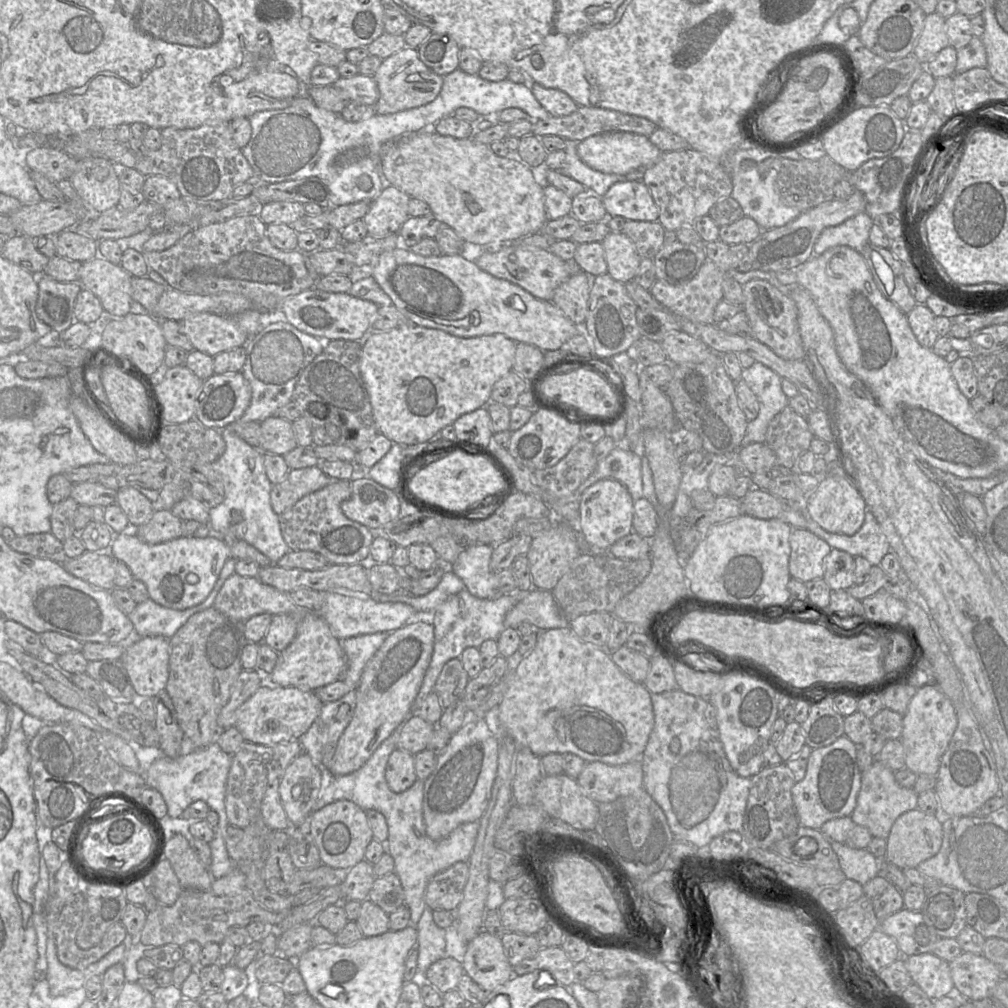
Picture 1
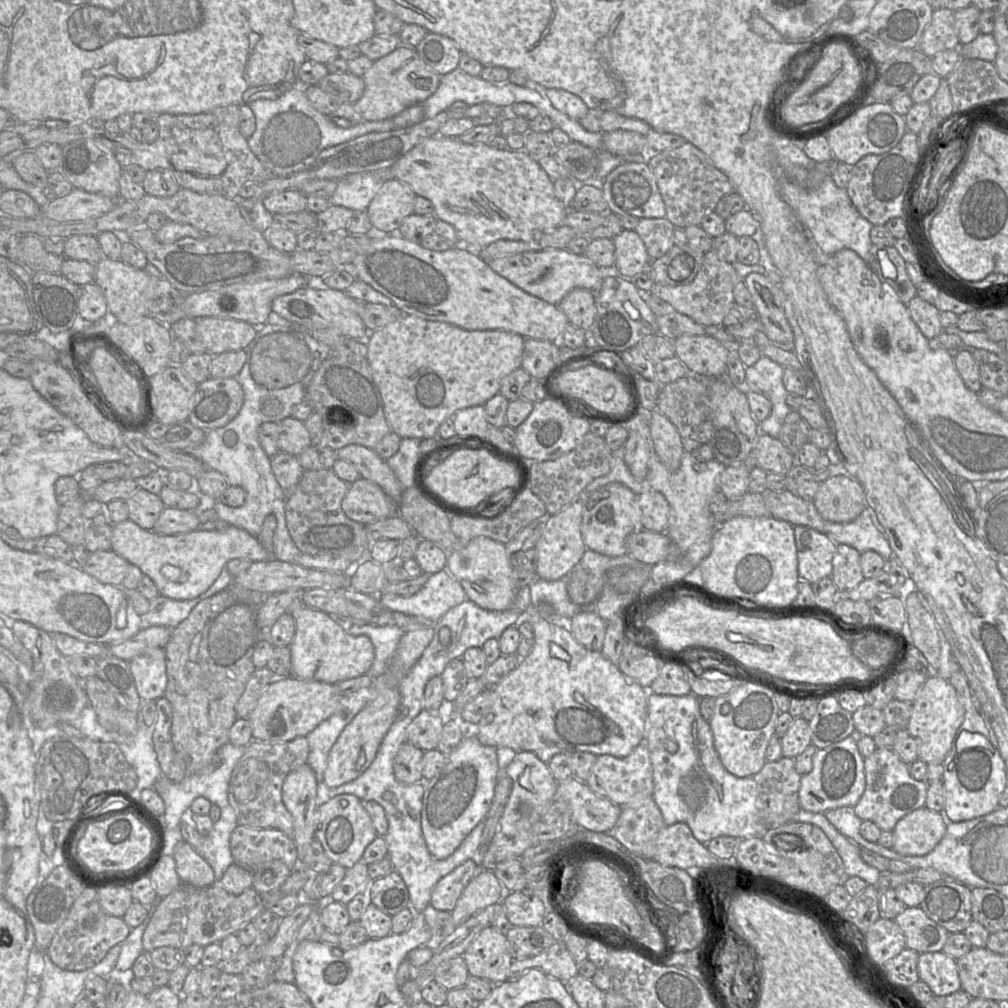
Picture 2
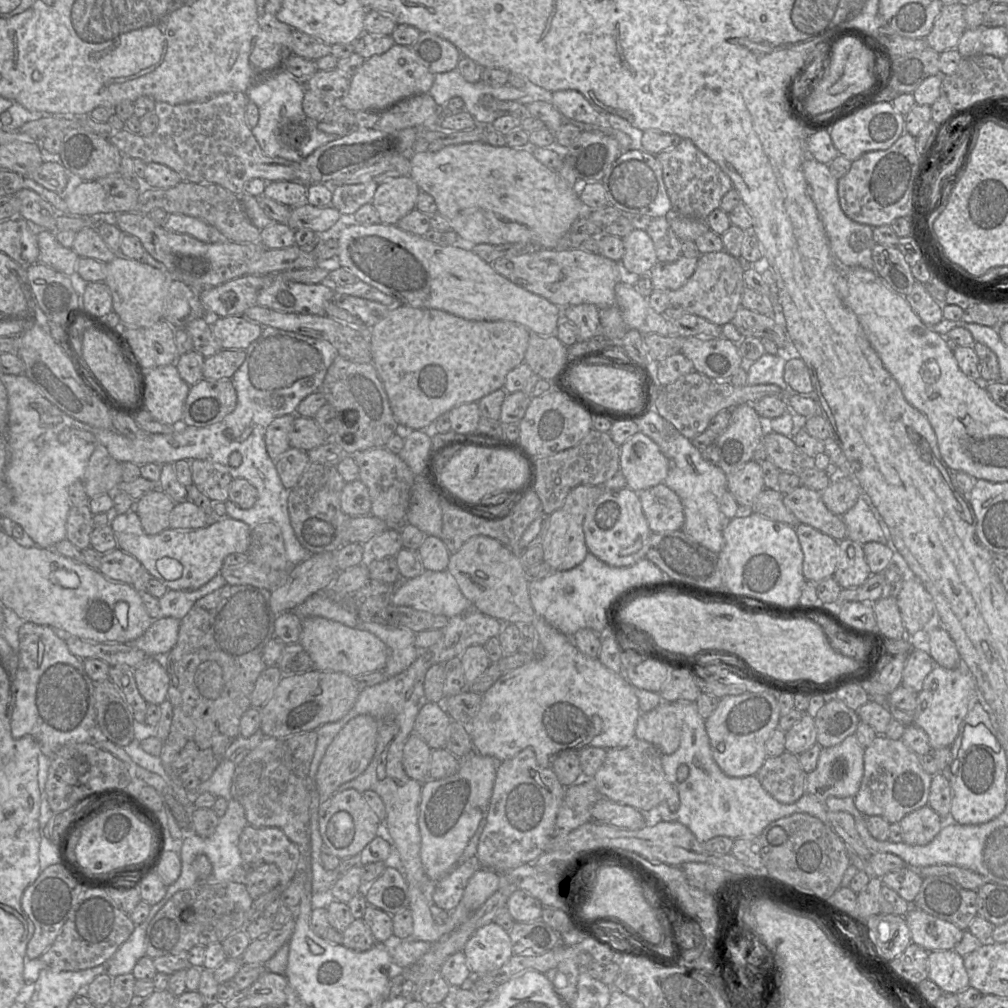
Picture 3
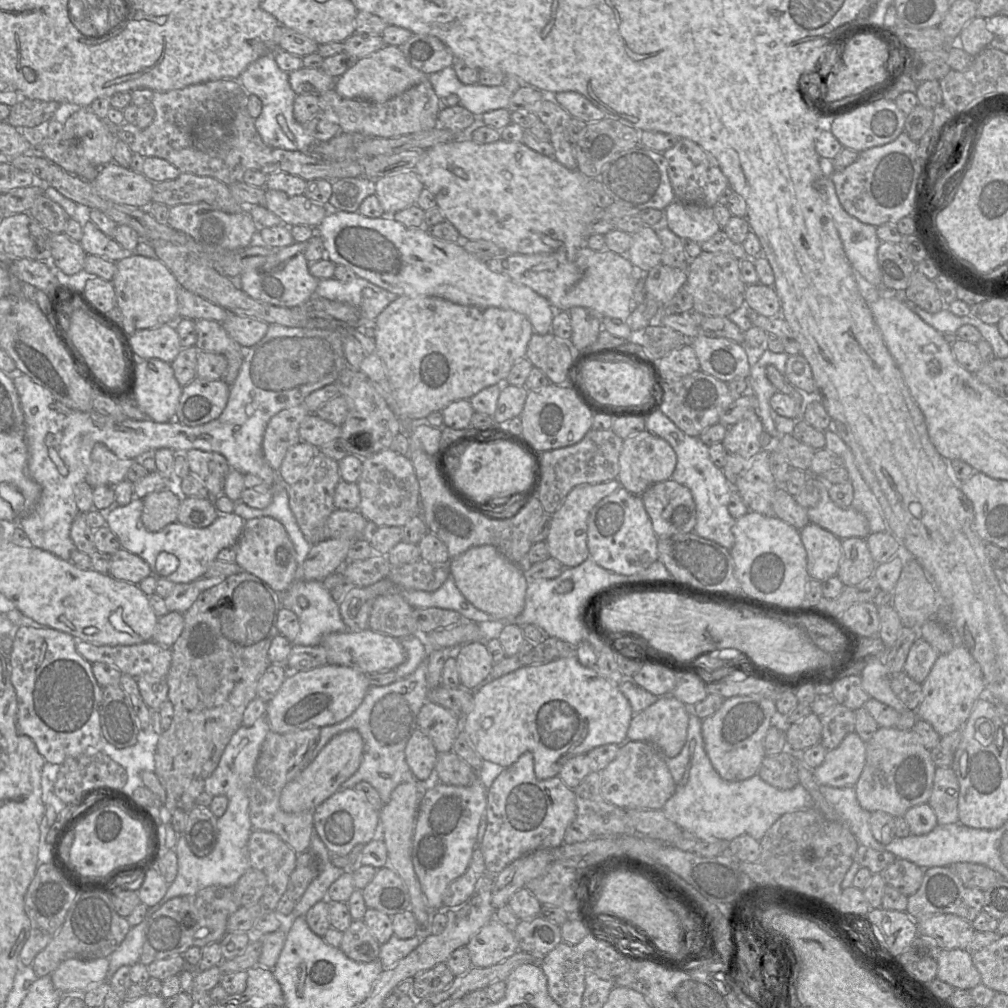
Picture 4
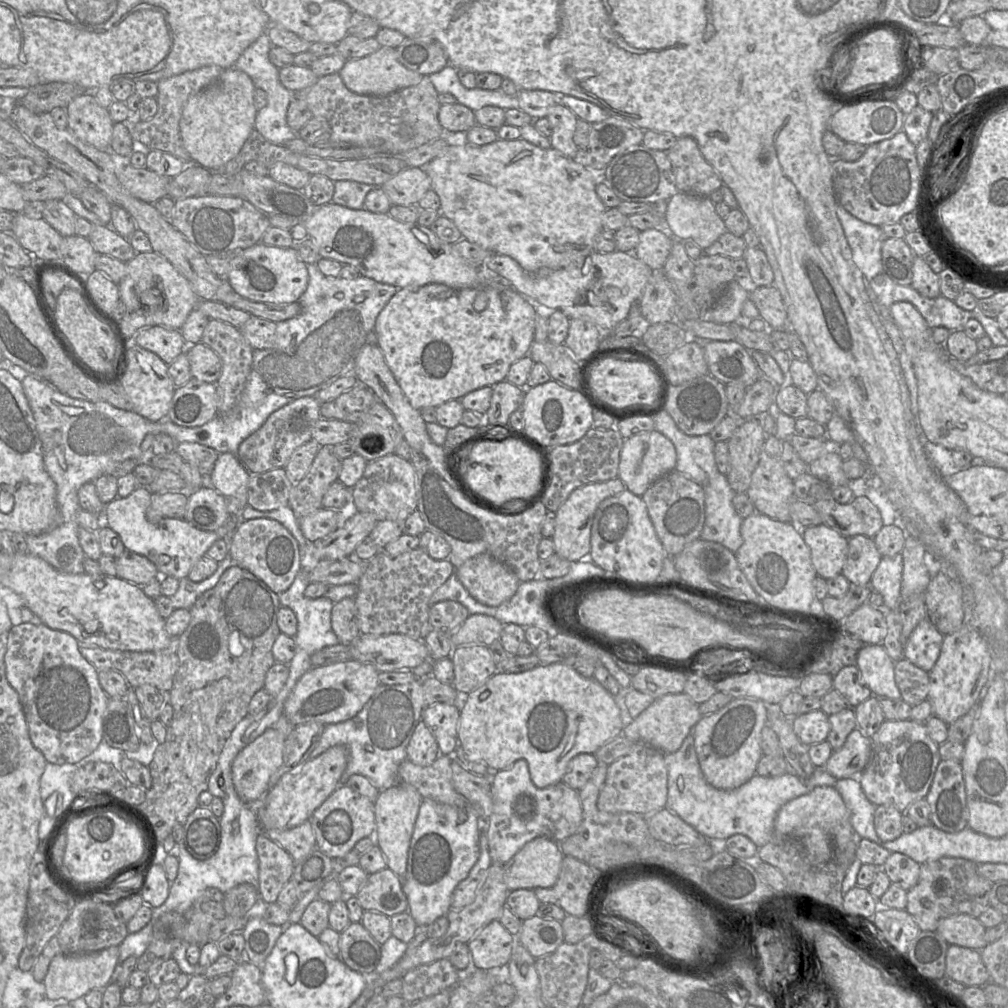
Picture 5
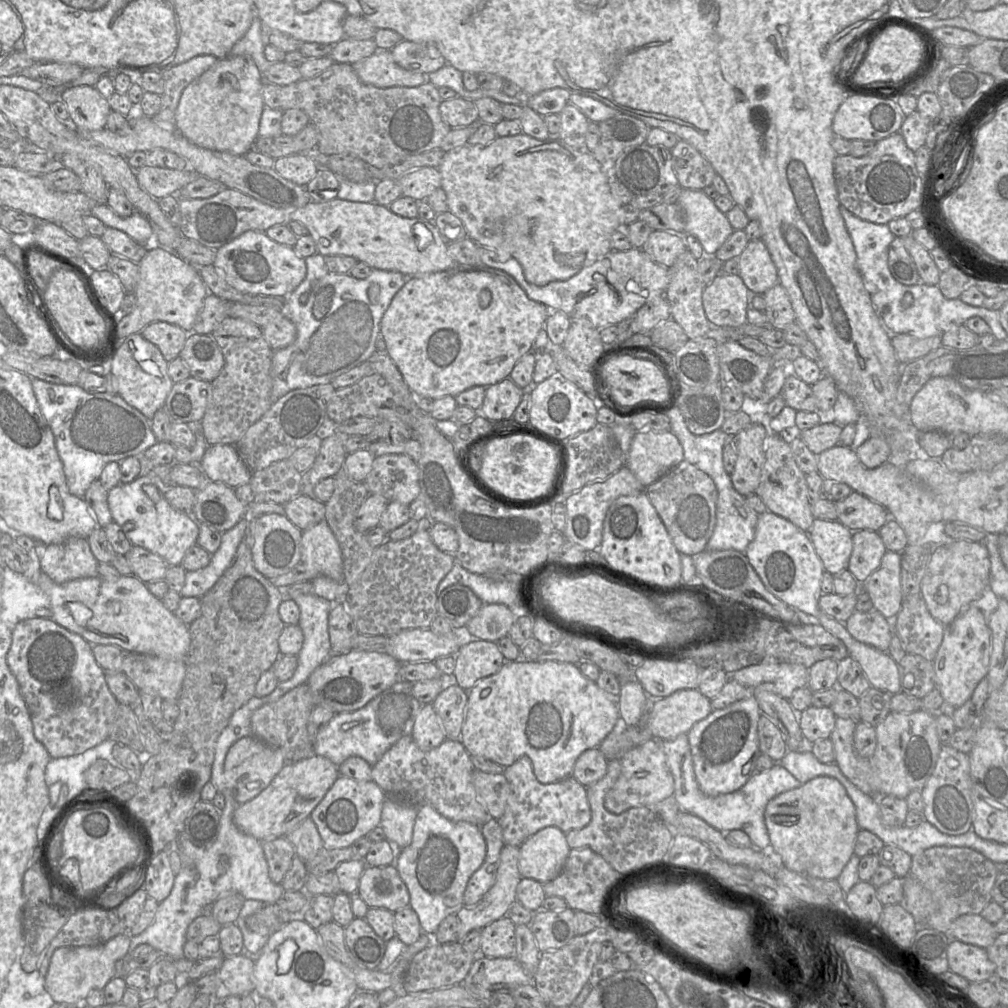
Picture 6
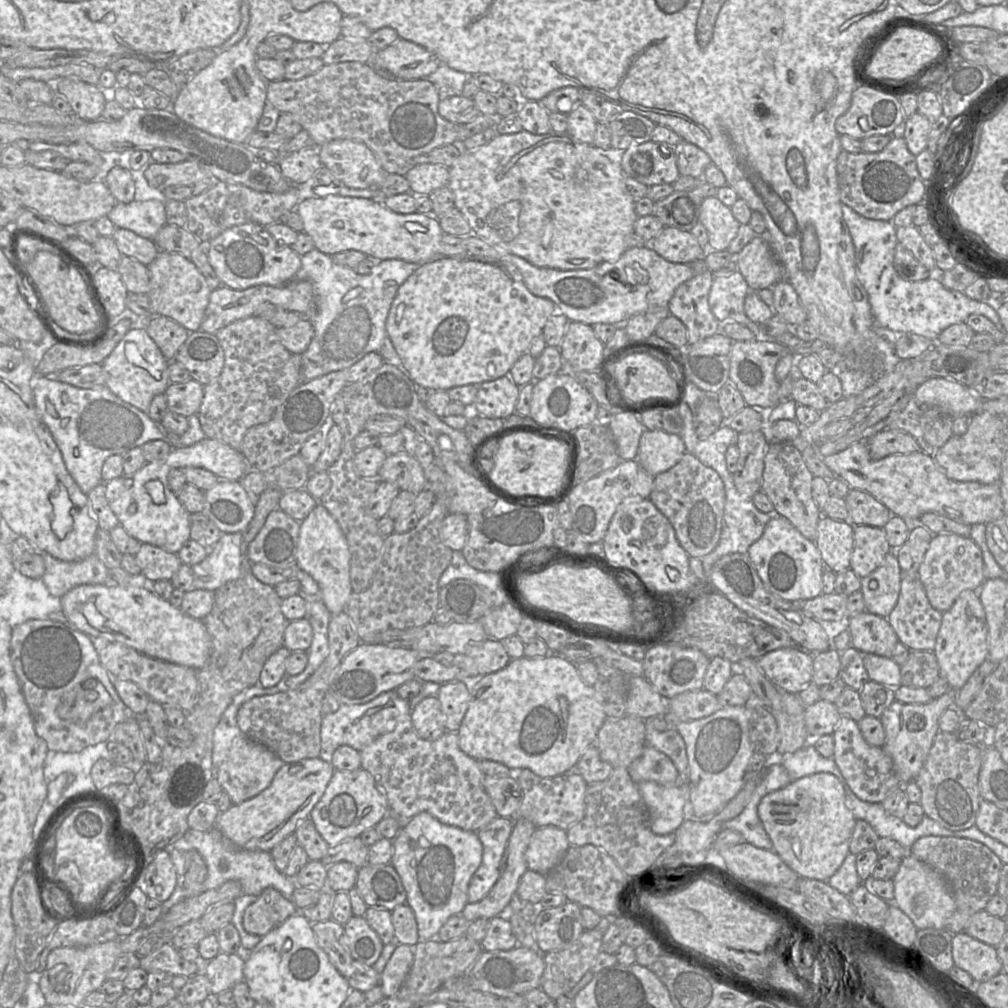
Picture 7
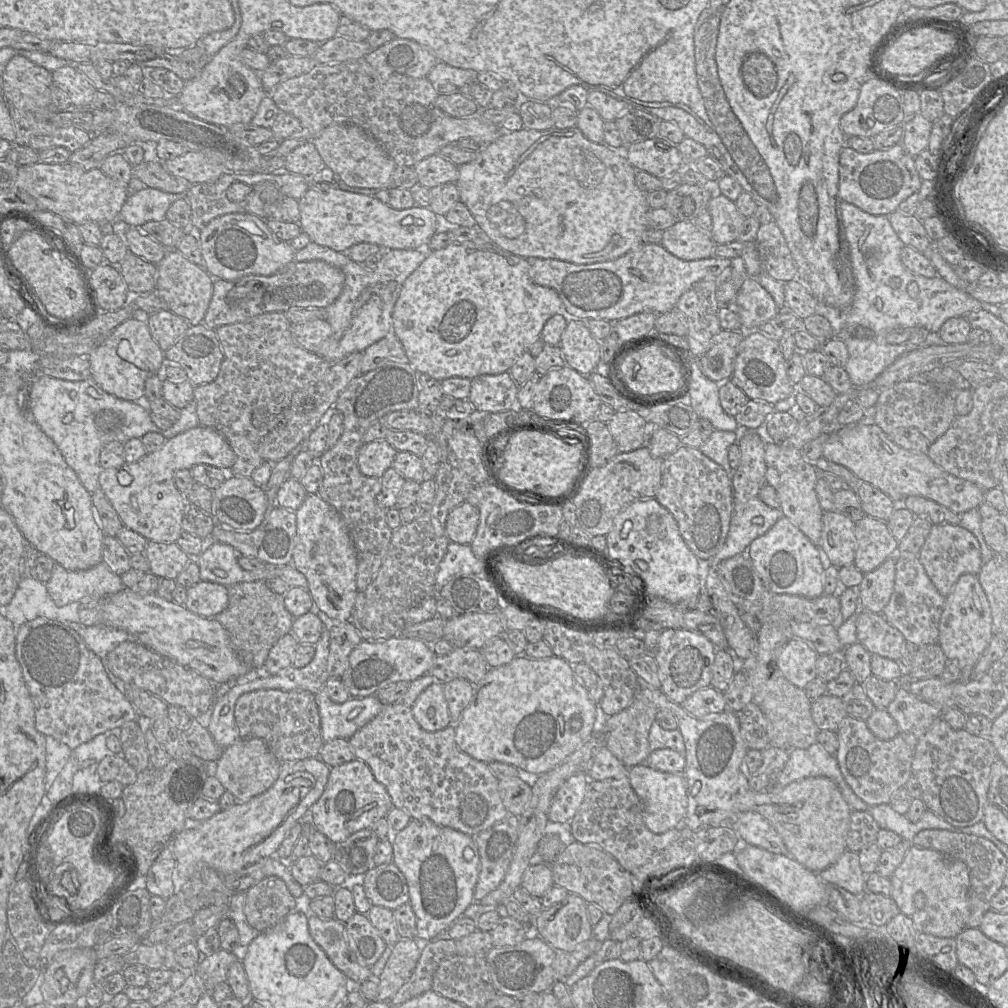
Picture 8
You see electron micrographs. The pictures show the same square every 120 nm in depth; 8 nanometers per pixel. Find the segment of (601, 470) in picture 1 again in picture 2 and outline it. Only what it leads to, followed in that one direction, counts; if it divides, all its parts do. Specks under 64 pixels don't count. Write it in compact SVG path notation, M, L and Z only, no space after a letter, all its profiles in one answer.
M623 447L613 451L611 470L608 474L598 477L590 482L584 489L584 493L592 493L598 488L613 482L622 483L637 495L646 489L646 483L638 481L630 472L623 457Z

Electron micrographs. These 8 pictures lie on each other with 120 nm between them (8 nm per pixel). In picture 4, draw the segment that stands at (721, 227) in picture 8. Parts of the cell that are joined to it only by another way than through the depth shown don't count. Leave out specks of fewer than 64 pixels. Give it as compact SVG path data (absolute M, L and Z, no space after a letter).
M675 200L664 210L664 218L674 234L698 244L709 240L721 230L714 217L713 207Z

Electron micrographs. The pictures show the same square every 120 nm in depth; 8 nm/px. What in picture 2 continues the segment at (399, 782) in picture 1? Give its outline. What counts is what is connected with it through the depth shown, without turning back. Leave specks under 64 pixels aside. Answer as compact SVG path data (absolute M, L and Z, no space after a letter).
M410 742L400 746L393 763L393 772L397 781L403 784L423 782L424 752Z

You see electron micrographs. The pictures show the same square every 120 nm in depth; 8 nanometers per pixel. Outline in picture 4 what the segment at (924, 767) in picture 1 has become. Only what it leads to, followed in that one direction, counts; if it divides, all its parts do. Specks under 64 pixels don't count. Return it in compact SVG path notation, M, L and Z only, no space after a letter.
M958 643L950 652L938 656L922 684L922 701L916 713L943 737L962 728L984 688L979 664L967 647Z

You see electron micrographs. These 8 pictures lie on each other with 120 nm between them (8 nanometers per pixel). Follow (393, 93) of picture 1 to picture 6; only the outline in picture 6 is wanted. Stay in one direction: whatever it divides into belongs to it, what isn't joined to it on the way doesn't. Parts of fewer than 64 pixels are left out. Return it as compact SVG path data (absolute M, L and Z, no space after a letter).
M378 50L352 66L361 82L378 88L415 87L428 82L428 74L400 67L394 61L390 50Z

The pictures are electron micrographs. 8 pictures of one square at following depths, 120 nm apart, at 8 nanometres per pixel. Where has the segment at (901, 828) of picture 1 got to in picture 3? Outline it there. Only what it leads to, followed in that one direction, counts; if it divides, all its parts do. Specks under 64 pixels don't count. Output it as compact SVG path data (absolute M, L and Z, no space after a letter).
M927 804L905 815L899 823L904 843L926 845L940 832L945 820Z

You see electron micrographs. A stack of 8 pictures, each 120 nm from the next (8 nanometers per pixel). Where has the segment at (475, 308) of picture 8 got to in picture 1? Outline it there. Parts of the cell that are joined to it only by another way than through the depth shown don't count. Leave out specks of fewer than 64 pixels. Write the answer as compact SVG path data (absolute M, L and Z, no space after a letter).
M406 324L383 332L370 332L361 340L362 351L360 354L360 373L364 381L372 406L373 418L379 433L389 438L393 443L401 445L418 444L438 437L438 433L447 425L453 424L461 415L486 407L491 400L494 384L513 369L516 343L504 334L496 333L475 337L458 337L443 330Z

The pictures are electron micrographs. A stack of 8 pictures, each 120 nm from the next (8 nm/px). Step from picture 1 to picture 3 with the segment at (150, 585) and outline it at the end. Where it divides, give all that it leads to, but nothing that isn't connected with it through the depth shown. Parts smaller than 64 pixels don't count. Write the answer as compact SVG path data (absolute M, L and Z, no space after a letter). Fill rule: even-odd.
M134 509L116 514L110 524L117 548L135 557L149 574L169 590L195 590L209 582L223 567L225 557L232 553L246 553L250 545L250 527L230 517L202 528L178 530L167 528L156 535L148 535L142 528ZM160 558L175 559L183 567L182 575L175 581L165 580L156 567Z

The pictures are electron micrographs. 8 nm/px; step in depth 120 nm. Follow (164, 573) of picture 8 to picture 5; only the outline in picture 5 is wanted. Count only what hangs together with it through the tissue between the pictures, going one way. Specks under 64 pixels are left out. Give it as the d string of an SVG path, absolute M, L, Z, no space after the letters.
M126 549L116 558L116 570L119 578L139 586L161 578L157 567L148 558Z

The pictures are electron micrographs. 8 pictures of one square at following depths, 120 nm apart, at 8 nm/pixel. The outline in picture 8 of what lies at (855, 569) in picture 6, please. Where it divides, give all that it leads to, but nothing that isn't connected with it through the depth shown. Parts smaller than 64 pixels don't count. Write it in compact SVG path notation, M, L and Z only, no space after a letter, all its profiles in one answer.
M864 516L855 523L857 549L853 564L866 574L894 557L899 541L892 535L886 522Z

